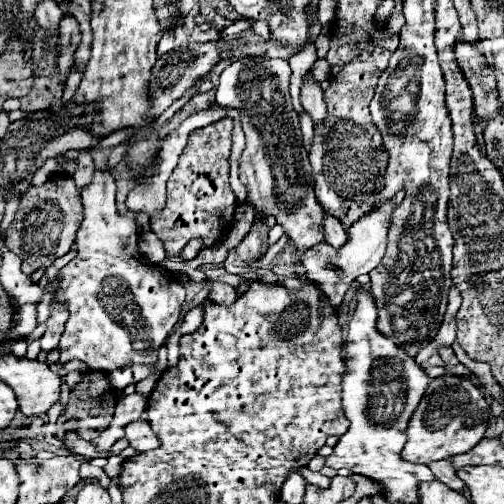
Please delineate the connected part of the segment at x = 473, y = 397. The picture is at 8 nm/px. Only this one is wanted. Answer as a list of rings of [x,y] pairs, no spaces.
[[[439,376],[433,378],[425,390],[425,396],[413,412],[407,428],[407,444],[401,456],[409,462],[429,464],[433,460],[445,460],[457,454],[469,452],[481,442],[487,430],[489,404],[479,386],[463,376]]]

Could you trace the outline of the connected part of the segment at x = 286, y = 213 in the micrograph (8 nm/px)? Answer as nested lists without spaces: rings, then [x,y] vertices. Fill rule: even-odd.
[[[249,58],[229,64],[219,78],[217,104],[239,110],[239,120],[245,132],[245,150],[239,160],[239,178],[247,188],[247,200],[257,212],[275,216],[285,228],[285,234],[297,246],[297,260],[303,252],[323,242],[323,208],[313,194],[313,176],[307,152],[303,152],[299,116],[289,98],[291,68],[287,60],[269,58],[259,66],[251,66]]]

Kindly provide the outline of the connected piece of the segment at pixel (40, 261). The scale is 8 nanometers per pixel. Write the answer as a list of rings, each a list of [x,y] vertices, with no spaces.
[[[55,174],[55,178],[49,178],[41,186],[29,186],[29,192],[21,196],[19,210],[15,214],[13,224],[7,230],[7,248],[21,256],[23,264],[21,270],[29,276],[41,266],[49,266],[59,256],[67,254],[71,250],[71,244],[75,242],[75,232],[83,220],[83,206],[81,196],[75,186],[75,180],[67,174]]]

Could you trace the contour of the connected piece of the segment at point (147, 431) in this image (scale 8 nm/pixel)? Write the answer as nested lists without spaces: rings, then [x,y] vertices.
[[[135,420],[125,426],[125,438],[131,448],[137,452],[147,452],[159,446],[157,436],[151,432],[151,424],[147,420]]]

